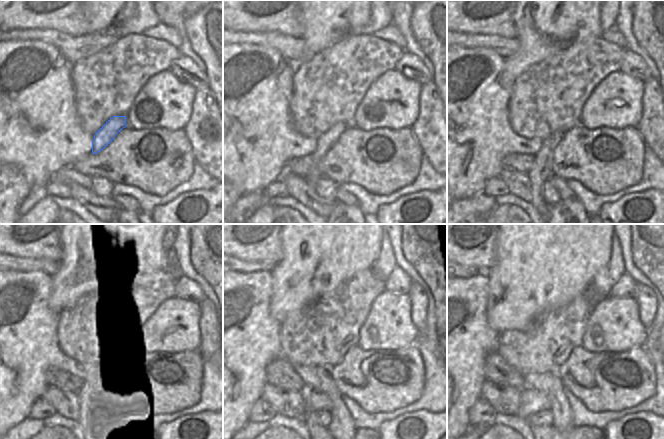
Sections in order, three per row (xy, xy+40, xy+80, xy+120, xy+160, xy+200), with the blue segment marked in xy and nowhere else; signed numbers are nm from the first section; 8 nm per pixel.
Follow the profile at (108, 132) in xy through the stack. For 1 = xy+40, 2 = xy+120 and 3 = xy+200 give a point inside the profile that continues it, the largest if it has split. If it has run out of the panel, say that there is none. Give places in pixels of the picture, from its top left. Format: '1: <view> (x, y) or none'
1: xy+40 (323, 144)
2: xy+120 (93, 388)
3: xy+200 (533, 427)

